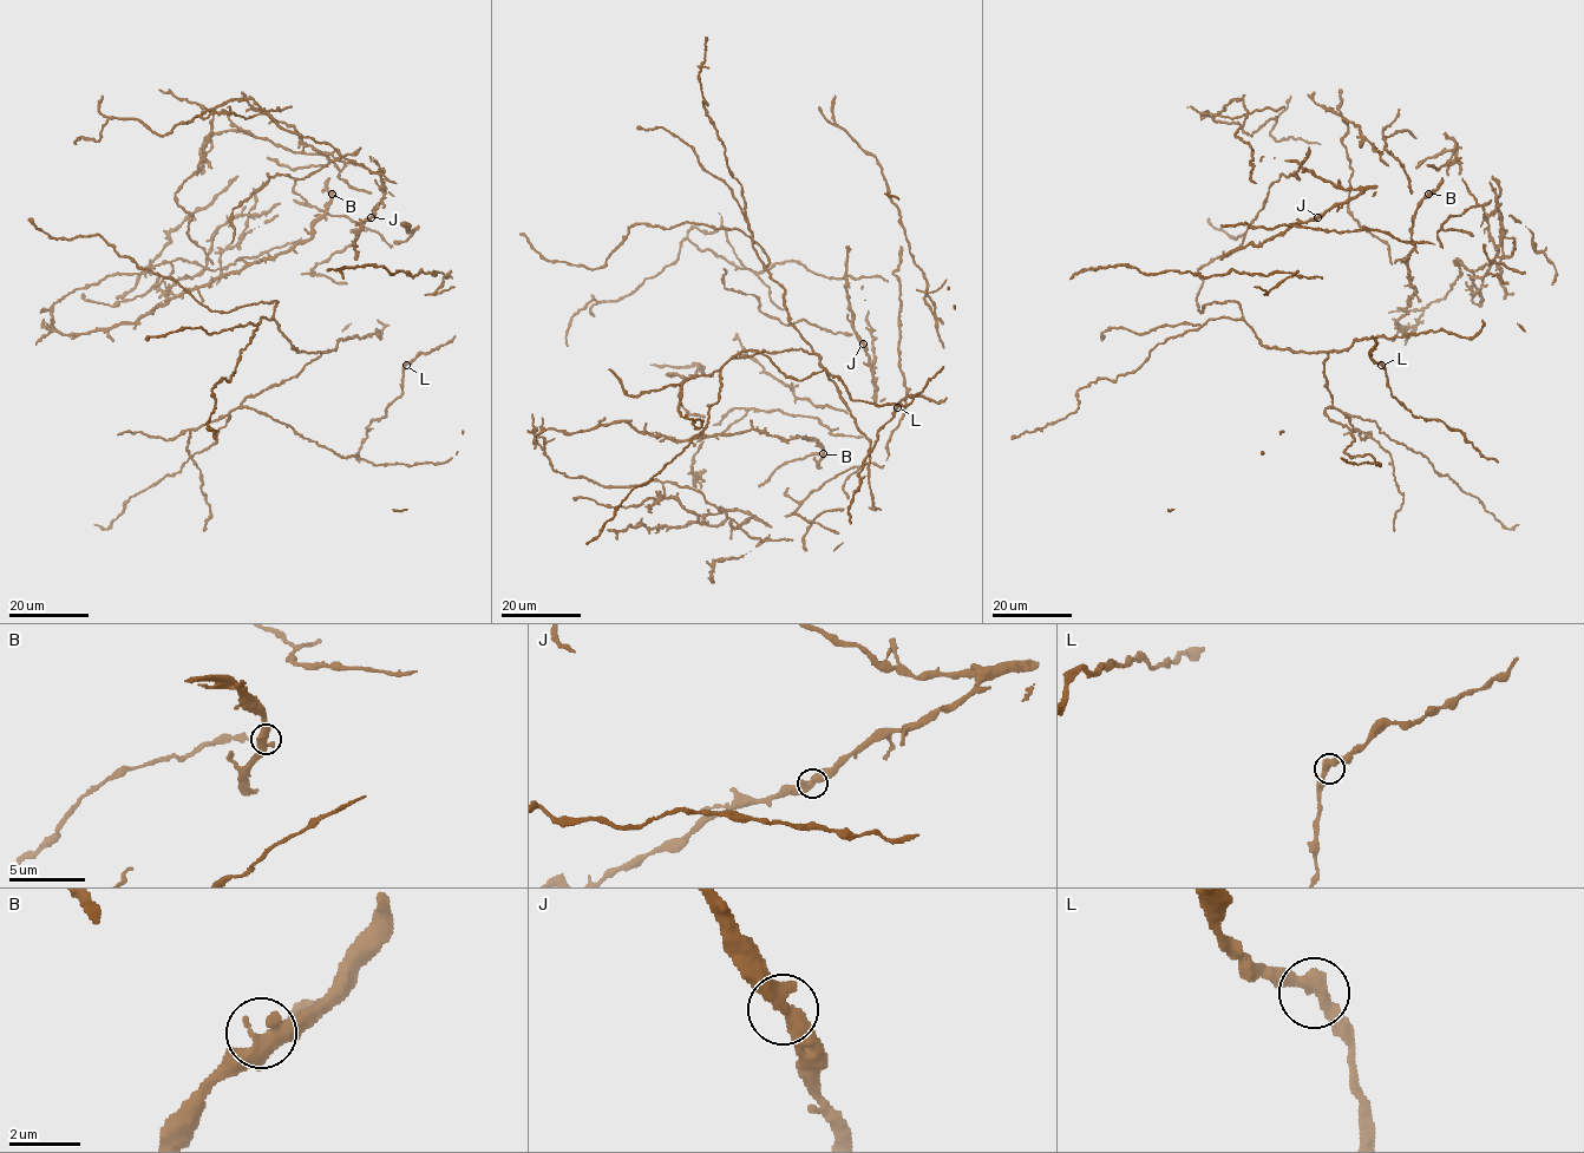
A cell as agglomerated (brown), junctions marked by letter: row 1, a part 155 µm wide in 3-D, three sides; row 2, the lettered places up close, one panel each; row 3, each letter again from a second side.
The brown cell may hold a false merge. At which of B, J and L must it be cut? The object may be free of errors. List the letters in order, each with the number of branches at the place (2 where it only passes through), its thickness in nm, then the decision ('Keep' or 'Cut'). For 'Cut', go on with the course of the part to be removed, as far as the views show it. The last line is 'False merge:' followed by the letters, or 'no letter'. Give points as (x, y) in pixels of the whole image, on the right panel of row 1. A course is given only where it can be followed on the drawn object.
B: Branches: 2. Thickness 500 nm. Keep
J: Branches: 2. Thickness 480 nm. Keep
L: Branches: 2. Thickness 420 nm. Keep
False merge: no letter

